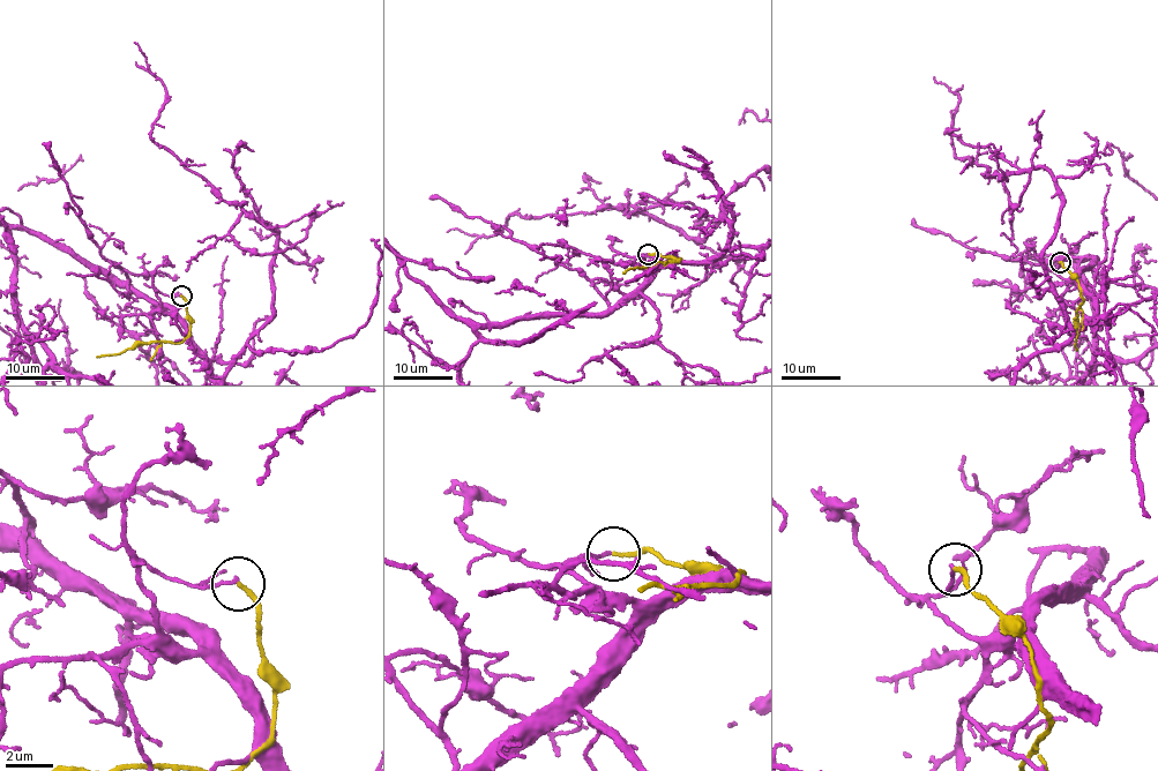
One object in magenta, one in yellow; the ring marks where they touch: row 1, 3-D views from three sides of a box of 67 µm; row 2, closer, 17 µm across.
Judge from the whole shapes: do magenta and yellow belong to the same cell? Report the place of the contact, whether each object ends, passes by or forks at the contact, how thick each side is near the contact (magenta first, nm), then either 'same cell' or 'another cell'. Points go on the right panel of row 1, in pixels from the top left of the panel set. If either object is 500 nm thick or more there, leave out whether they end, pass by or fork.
(1060, 262) | magenta ends | yellow ends | 140/180 nm | another cell

